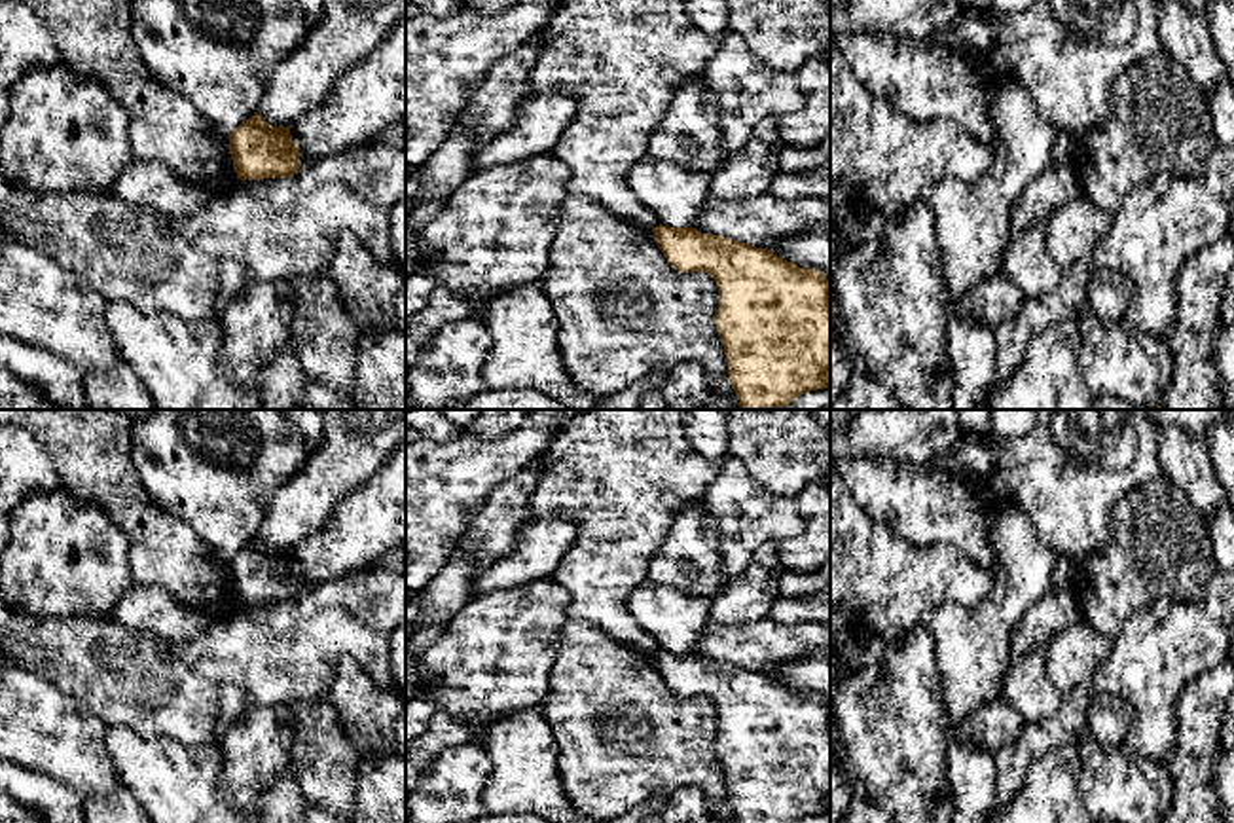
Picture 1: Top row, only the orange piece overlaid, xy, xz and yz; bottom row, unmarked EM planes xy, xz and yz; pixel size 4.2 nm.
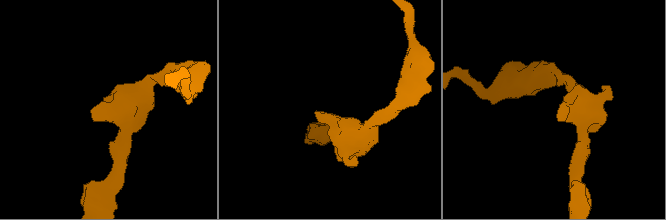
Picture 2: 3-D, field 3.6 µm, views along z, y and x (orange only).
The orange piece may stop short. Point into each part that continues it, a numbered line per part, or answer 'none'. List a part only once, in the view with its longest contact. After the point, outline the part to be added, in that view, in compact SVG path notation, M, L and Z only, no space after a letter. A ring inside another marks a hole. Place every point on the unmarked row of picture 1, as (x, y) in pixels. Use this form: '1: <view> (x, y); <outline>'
none

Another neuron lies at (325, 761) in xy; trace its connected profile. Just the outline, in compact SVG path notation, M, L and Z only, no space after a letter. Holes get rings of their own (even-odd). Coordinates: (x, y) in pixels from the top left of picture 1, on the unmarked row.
M326 694L286 704L294 721L290 768L307 802L351 819L360 751L347 738Z

